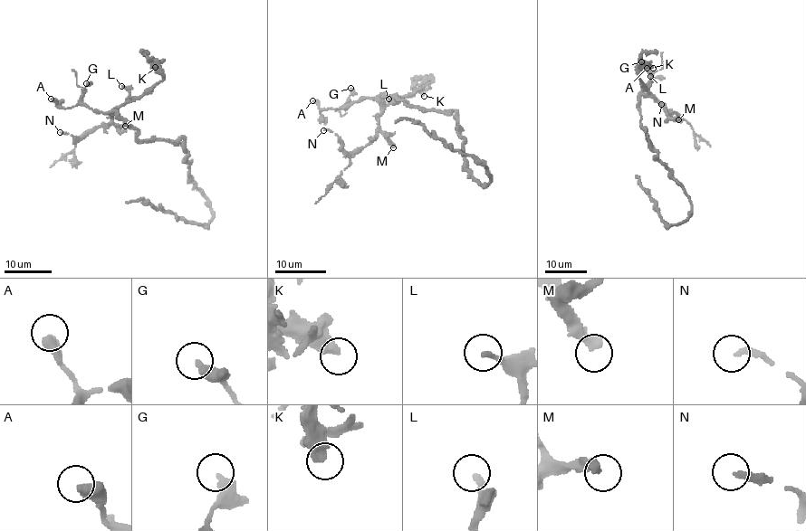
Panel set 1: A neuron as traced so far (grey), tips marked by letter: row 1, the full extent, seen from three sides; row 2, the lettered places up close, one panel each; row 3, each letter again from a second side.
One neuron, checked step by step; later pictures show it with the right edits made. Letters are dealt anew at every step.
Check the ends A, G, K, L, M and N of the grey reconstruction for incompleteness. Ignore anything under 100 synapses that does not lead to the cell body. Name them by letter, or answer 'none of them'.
L, M

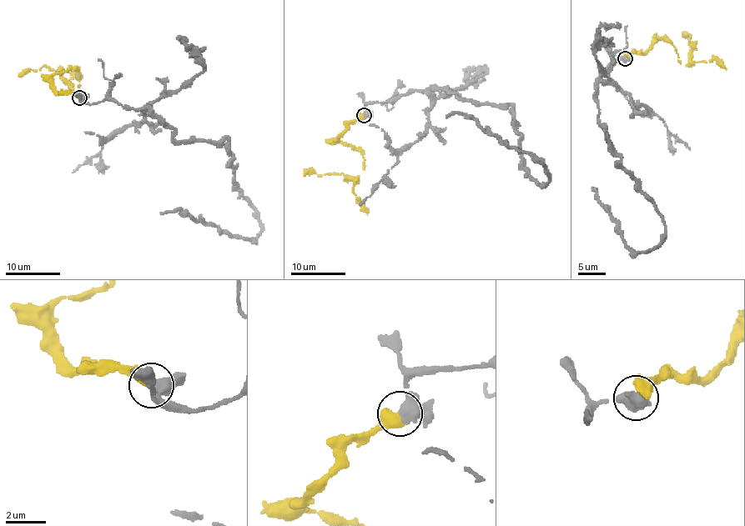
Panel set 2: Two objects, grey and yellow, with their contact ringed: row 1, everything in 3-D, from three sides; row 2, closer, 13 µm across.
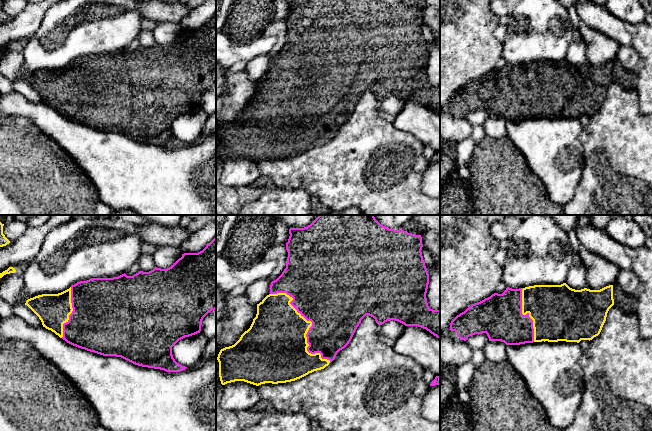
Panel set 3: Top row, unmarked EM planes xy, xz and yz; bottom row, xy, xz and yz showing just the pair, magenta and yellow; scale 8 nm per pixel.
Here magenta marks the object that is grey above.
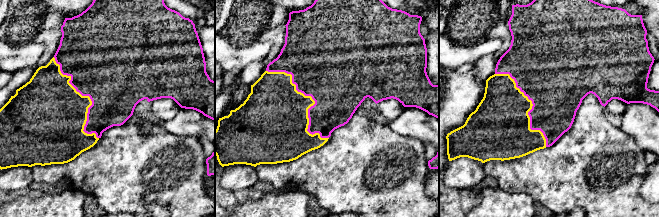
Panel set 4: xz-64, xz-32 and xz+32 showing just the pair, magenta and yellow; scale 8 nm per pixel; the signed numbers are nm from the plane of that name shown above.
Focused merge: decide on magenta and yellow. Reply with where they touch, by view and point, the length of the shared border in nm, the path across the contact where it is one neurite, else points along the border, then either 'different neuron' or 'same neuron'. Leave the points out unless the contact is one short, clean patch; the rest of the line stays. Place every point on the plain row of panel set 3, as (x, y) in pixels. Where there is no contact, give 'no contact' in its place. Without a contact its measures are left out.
meets magenta in xz at (312, 101); contact 750 nm long; same neuron

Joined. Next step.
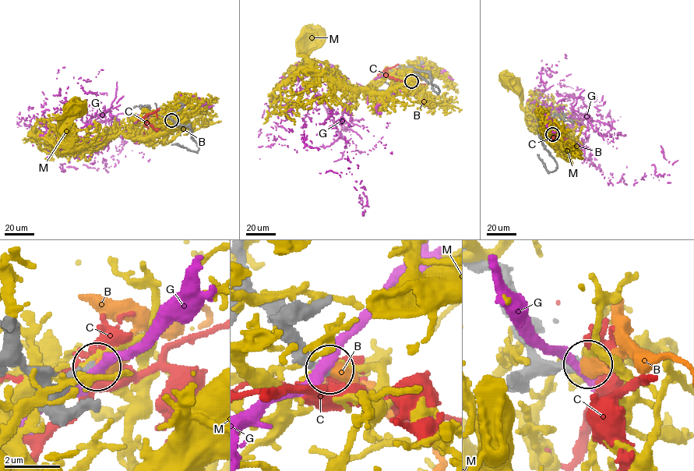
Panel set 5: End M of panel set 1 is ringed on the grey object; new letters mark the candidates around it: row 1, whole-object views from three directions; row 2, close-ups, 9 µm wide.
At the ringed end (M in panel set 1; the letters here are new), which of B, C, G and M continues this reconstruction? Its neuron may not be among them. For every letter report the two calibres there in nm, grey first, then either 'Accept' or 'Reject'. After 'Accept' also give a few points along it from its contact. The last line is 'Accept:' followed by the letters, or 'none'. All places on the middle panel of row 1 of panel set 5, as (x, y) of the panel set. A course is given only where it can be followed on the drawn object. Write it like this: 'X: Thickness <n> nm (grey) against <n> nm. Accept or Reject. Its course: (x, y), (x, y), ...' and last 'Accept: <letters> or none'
B: Thickness 440 nm (grey) against 550 nm. Accept. Its course: (411, 82), (417, 86), (417, 97), (431, 108)
C: Thickness 440 nm (grey) against 360 nm. Reject
G: Thickness 500 nm (grey) against 360 nm. Reject
M: Thickness 500 nm (grey) against 160 nm. Reject
Accept: B

